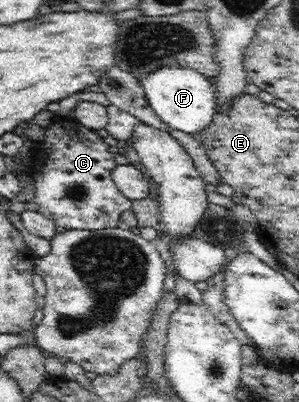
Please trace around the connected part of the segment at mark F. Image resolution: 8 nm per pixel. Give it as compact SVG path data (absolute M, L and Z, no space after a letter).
M165 66L163 71L154 71L139 82L145 90L149 105L163 122L179 131L196 136L208 127L216 114L214 91L210 81L211 79L201 72L186 67Z

